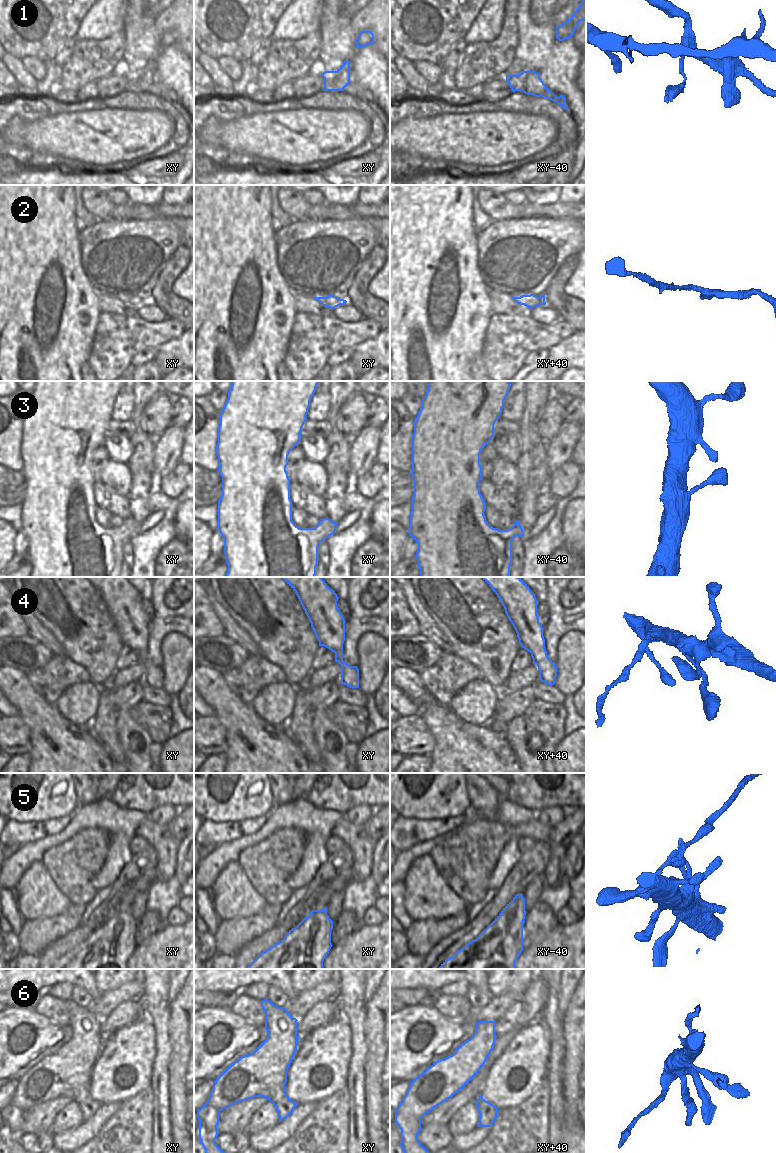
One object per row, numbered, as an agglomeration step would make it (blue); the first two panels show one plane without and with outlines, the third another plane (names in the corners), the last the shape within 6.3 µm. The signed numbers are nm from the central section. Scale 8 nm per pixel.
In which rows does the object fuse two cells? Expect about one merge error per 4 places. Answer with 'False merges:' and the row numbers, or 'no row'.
False merges: 5, 6

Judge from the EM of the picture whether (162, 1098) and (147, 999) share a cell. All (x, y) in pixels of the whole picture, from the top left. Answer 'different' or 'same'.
same

